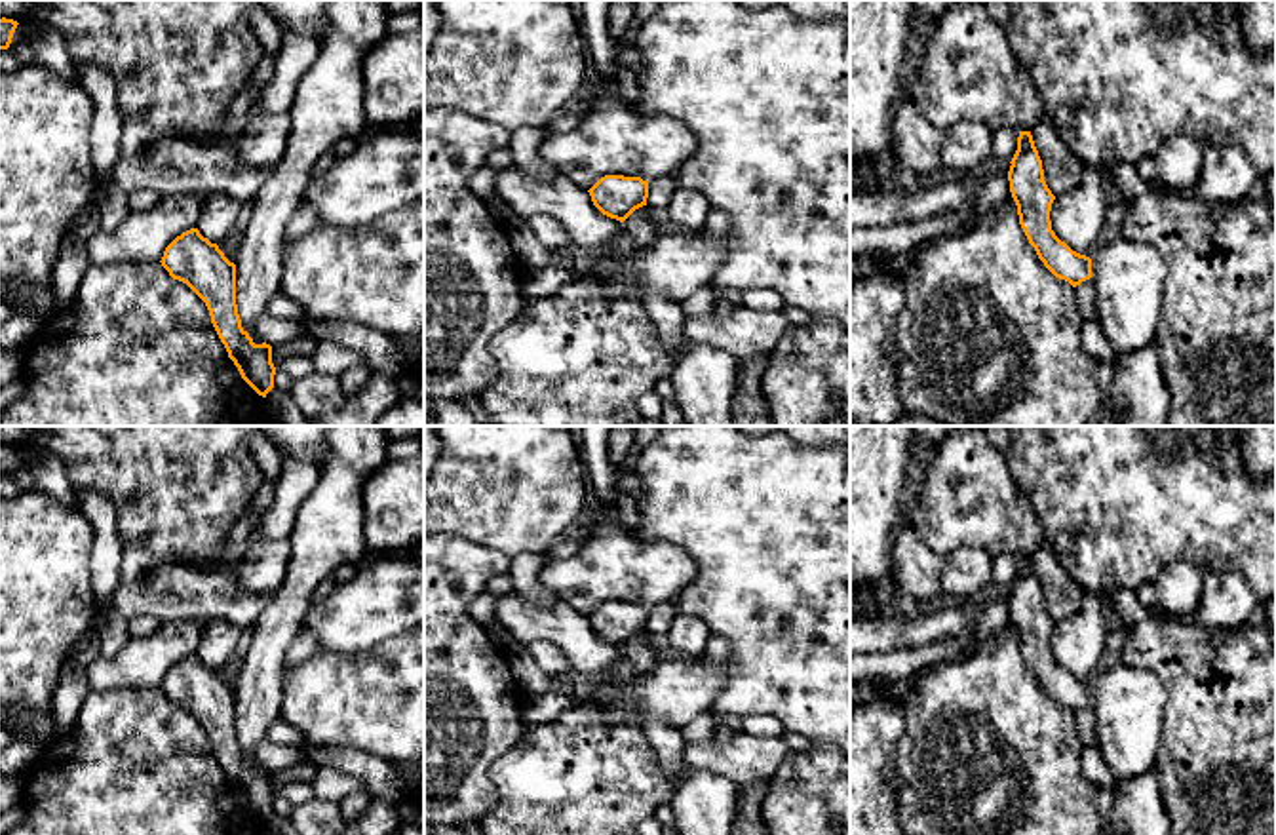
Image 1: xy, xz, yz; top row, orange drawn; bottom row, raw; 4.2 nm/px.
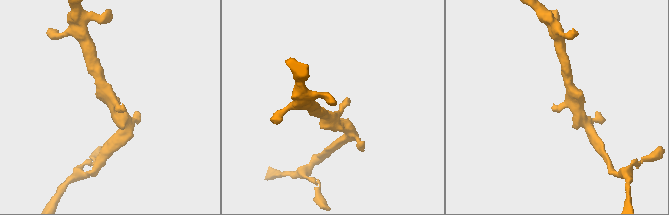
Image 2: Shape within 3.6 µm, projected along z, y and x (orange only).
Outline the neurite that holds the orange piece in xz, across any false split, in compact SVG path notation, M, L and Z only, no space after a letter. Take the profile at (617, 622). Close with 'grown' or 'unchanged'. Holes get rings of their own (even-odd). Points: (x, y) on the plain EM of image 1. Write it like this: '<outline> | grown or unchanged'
M605 601L588 618L603 641L624 649L647 631L648 609L641 603Z | unchanged

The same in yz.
M1019 557L1017 576L1010 588L1010 618L1019 651L1044 692L1073 713L1092 704L1092 685L1073 677L1052 656L1050 637L1055 622L1044 607L1042 586L1031 557Z | unchanged

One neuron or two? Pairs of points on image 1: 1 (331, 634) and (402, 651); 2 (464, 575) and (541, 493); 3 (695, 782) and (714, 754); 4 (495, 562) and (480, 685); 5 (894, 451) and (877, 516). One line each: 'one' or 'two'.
1: two
2: two
3: two
4: one
5: one

